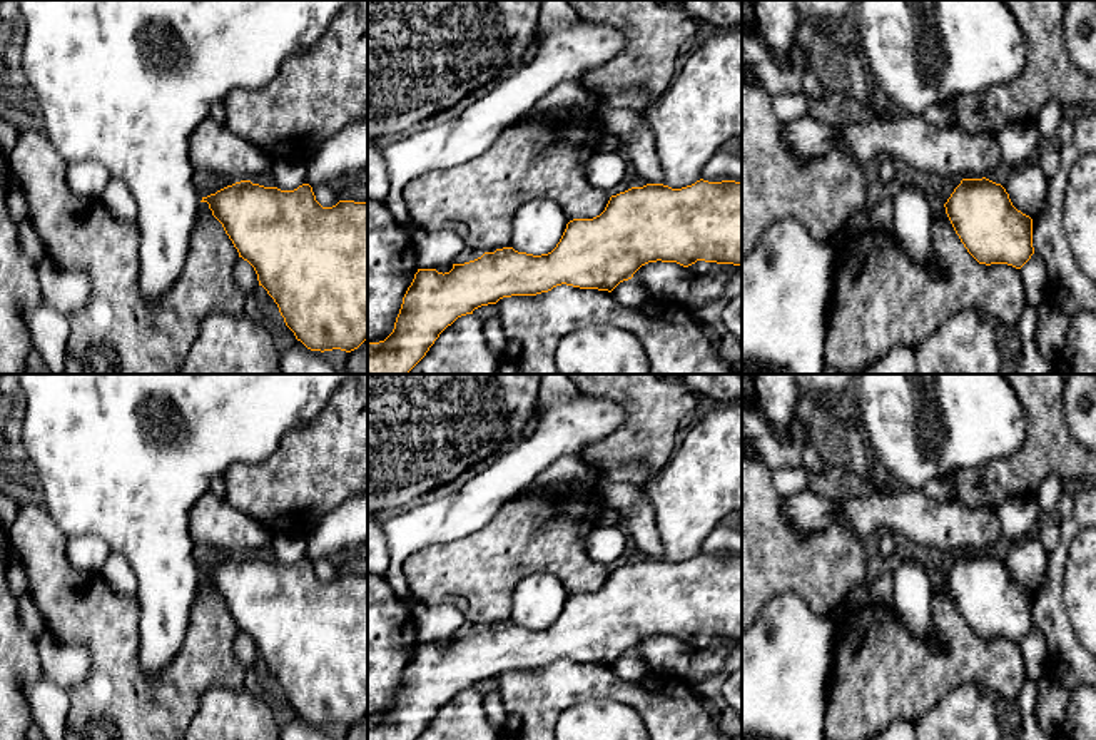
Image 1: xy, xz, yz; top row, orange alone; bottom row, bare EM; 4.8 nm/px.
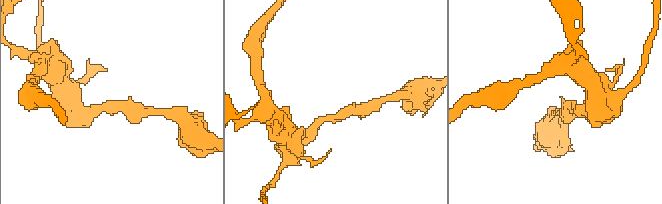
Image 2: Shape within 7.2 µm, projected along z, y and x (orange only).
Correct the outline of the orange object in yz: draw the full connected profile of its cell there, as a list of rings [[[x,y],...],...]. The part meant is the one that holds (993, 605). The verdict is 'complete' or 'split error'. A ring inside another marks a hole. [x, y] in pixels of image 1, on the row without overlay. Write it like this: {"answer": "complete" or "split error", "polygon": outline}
{"answer": "complete", "polygon": [[[986,551],[962,553],[944,581],[961,616],[979,638],[1021,643],[1034,628],[1033,593],[1012,580],[1001,558]]]}

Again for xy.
{"answer": "complete", "polygon": [[[251,555],[202,571],[274,673],[286,700],[311,725],[351,727],[368,713],[368,576],[322,581],[309,558],[294,565]]]}

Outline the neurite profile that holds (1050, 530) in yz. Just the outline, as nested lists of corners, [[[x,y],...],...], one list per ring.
[[[1043,518],[1039,526],[1039,540],[1048,553],[1051,553],[1059,543],[1059,521]]]

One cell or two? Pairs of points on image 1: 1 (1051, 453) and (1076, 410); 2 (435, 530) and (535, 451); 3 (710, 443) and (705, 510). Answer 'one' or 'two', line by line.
1: two
2: one
3: one

